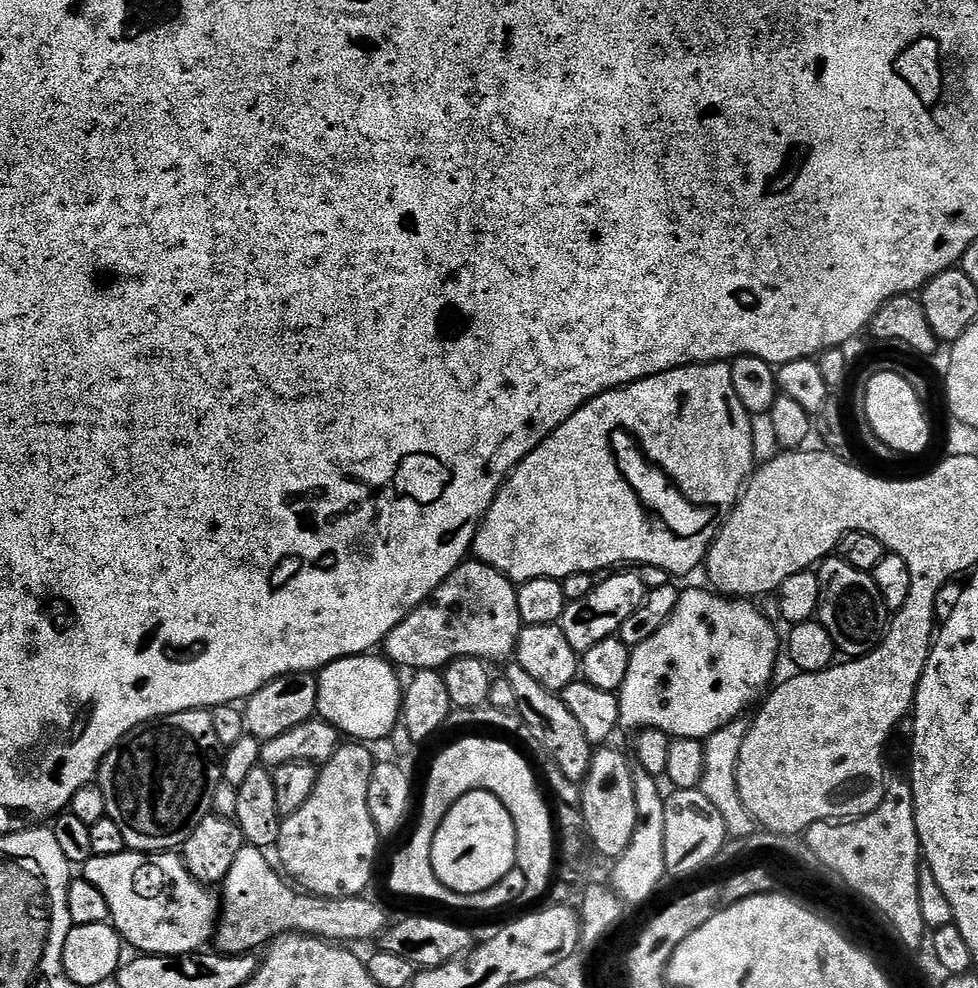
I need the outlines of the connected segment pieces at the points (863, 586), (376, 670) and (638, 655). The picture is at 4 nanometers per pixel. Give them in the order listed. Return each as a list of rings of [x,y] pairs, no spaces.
[[[833,554],[819,565],[818,575],[820,578],[818,619],[822,626],[826,626],[826,630],[830,630],[830,638],[834,638],[837,653],[855,658],[873,652],[888,630],[890,613],[871,572],[854,570],[850,562],[841,560],[839,555]]]
[[[380,654],[347,656],[326,665],[318,673],[319,719],[330,722],[356,742],[387,741],[402,718],[401,673],[383,655],[376,655]]]
[[[704,588],[681,591],[678,606],[674,606],[674,614],[670,614],[666,626],[662,626],[658,634],[646,638],[642,646],[632,649],[630,670],[626,670],[626,682],[622,682],[618,693],[621,729],[653,728],[673,738],[705,741],[710,734],[741,719],[744,711],[752,703],[755,705],[773,683],[776,655],[782,652],[781,637],[780,640],[776,637],[777,625],[768,620],[759,607],[756,609],[752,605],[755,603]]]

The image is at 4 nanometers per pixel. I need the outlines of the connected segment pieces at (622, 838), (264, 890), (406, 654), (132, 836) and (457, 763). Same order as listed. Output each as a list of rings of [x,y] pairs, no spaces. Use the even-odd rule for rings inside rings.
[[[604,746],[592,757],[592,765],[588,775],[582,781],[579,810],[584,815],[584,830],[591,847],[596,848],[604,856],[615,858],[623,854],[626,846],[630,846],[630,838],[634,838],[634,826],[638,822],[638,806],[634,806],[633,765],[620,752],[615,752],[612,746]]]
[[[251,846],[238,850],[234,866],[230,866],[228,877],[222,881],[224,896],[222,892],[222,907],[214,933],[215,947],[221,953],[248,954],[256,950],[252,948],[263,949],[286,932],[321,936],[333,942],[352,942],[348,940],[375,941],[384,931],[384,912],[374,901],[367,900],[367,895],[313,896],[297,890],[279,871],[272,869],[271,862],[264,856],[267,855],[261,849]]]
[[[468,558],[436,587],[435,592],[408,615],[384,641],[382,648],[393,665],[407,670],[434,668],[443,670],[448,663],[463,656],[473,656],[485,662],[507,661],[515,653],[520,637],[520,615],[518,614],[517,585],[489,564]]]
[[[208,710],[157,716],[147,724],[140,724],[106,754],[98,773],[100,789],[106,794],[107,819],[118,822],[124,843],[133,852],[167,852],[183,846],[194,826],[212,812],[214,790],[218,790],[223,779],[222,749]]]
[[[464,734],[461,740],[454,741],[449,748],[437,754],[428,772],[428,781],[424,784],[424,797],[418,800],[420,821],[408,845],[392,860],[392,869],[388,872],[390,891],[400,896],[413,896],[416,900],[433,900],[436,904],[457,908],[460,912],[492,912],[495,908],[504,908],[522,899],[524,891],[532,896],[540,896],[551,886],[552,880],[554,884],[554,873],[558,868],[558,832],[554,827],[554,812],[551,807],[548,809],[549,797],[540,793],[541,781],[529,757],[523,751],[520,753],[518,749],[511,748],[507,742],[507,739],[493,738],[488,734]],[[467,792],[493,792],[502,806],[506,806],[516,831],[516,867],[506,874],[506,878],[502,878],[502,882],[478,894],[458,894],[437,884],[432,865],[434,834],[452,804]]]

